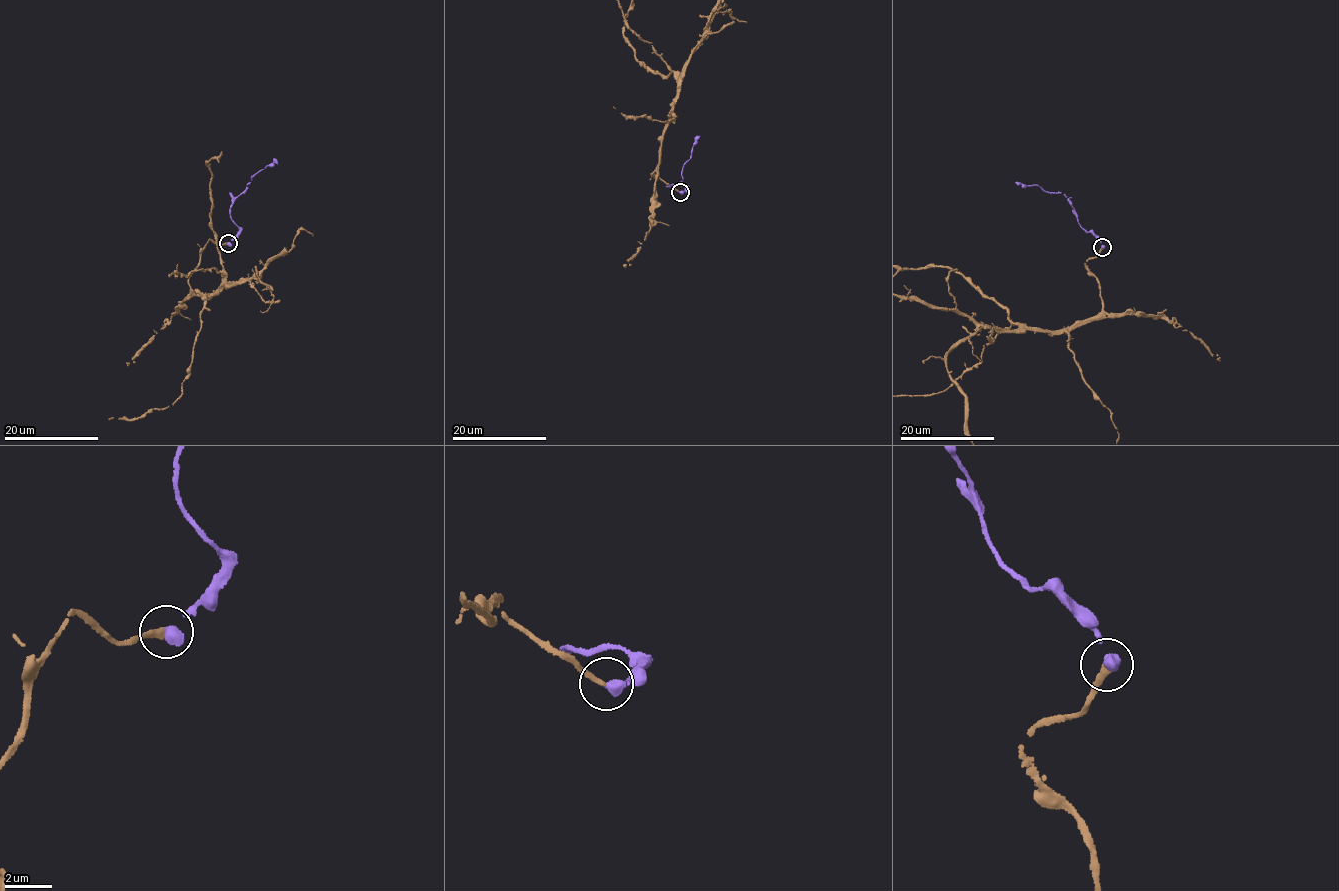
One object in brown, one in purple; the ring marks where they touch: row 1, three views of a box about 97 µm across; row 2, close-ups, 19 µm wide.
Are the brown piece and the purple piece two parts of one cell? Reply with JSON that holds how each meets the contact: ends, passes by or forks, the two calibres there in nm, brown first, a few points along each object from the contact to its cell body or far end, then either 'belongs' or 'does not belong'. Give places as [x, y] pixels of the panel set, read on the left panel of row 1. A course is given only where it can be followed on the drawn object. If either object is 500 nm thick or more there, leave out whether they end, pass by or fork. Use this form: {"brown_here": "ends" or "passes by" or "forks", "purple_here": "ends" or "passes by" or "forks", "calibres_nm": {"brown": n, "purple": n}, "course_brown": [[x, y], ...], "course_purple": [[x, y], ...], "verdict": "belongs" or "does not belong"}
{"brown_here": "ends", "purple_here": "ends", "calibres_nm": {"brown": 240, "purple": 480}, "course_purple": [[228, 243], [239, 229], [231, 217], [232, 202], [245, 190], [253, 174], [276, 159]], "verdict": "belongs"}

